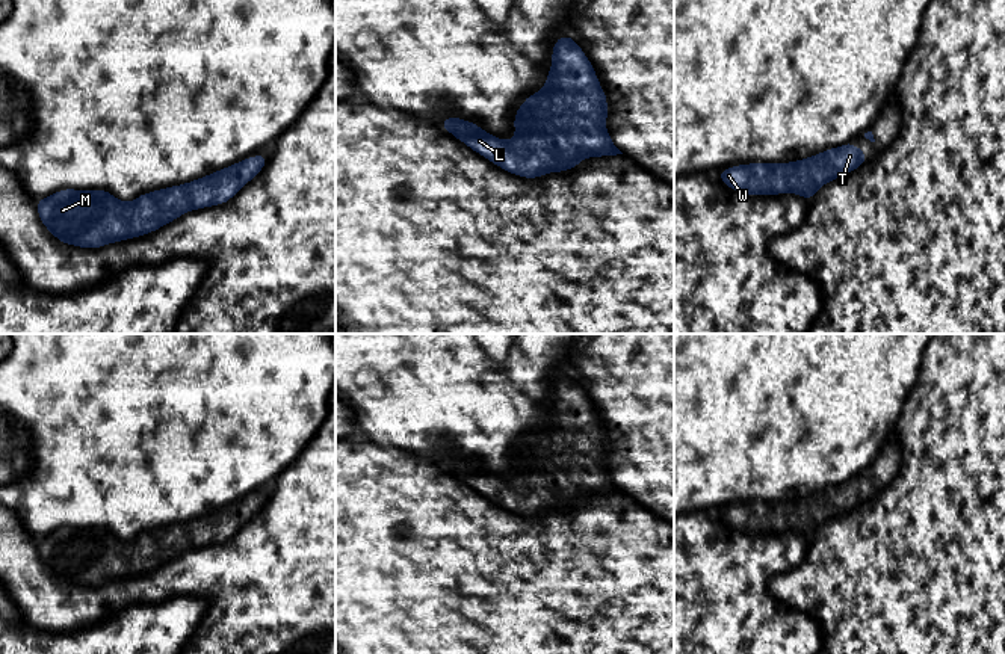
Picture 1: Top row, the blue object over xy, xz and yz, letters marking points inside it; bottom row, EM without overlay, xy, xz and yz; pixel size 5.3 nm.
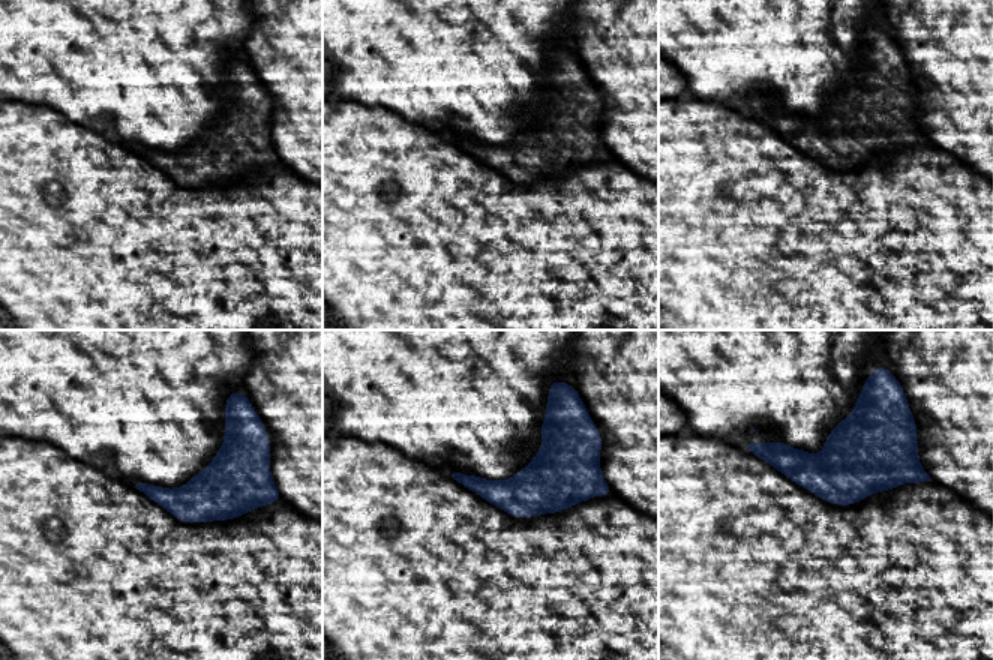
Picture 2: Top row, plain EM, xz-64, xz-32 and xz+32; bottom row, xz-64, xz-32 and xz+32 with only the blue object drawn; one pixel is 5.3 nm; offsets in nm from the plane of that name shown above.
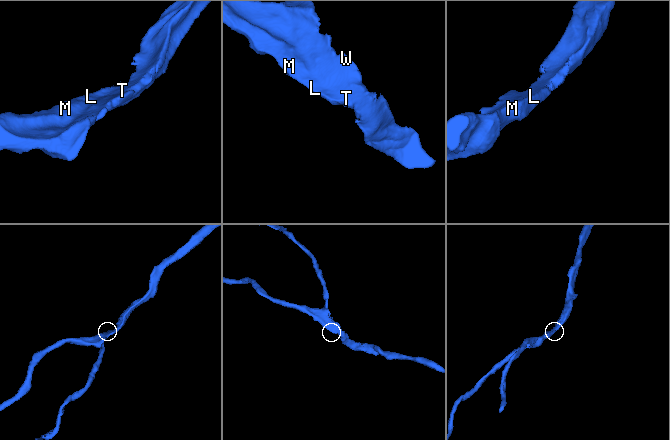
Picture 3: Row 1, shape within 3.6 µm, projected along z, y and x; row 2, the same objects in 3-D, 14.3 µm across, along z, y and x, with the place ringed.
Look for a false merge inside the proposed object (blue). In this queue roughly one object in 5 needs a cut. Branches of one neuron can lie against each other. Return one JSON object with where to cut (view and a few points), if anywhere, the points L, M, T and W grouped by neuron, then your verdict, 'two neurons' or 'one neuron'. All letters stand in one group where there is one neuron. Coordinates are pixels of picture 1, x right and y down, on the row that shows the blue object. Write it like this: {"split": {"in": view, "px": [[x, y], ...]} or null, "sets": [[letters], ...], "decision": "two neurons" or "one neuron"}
{"split": null, "sets": [["L", "M", "T", "W"]], "decision": "one neuron"}

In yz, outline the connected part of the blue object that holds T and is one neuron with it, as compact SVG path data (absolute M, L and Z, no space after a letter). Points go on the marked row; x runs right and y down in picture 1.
M854 142L787 163L747 163L718 172L719 180L742 195L796 193L810 201L827 183L864 165L866 153Z

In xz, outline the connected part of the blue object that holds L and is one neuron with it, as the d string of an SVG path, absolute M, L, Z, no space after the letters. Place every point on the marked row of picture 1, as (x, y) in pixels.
M567 35L555 41L552 68L544 88L527 95L517 109L512 121L514 139L494 137L476 122L464 121L459 116L443 118L440 127L506 172L521 178L540 178L549 172L570 171L586 157L623 154L606 130L609 113L606 97L585 51Z

